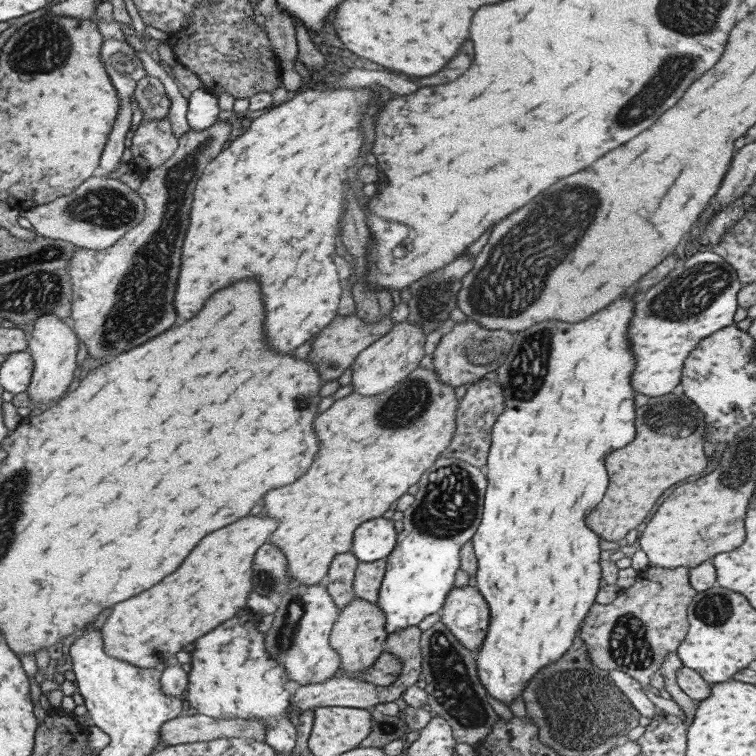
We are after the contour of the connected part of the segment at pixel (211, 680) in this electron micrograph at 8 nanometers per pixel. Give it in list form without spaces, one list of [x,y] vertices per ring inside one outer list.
[[[250,611],[238,614],[193,643],[192,670],[188,672],[184,697],[187,707],[212,718],[261,720],[266,727],[265,744],[277,752],[292,752],[297,744],[297,730],[287,713],[293,685],[280,662],[269,657],[264,648],[264,634],[257,630],[261,617]]]

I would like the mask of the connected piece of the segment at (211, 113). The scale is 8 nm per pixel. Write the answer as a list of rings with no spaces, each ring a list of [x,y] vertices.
[[[198,88],[191,92],[187,102],[187,120],[190,128],[197,132],[204,131],[218,121],[221,110],[218,95],[205,88]]]

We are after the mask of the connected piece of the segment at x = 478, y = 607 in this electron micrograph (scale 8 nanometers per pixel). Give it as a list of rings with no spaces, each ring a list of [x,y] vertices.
[[[467,585],[453,588],[446,597],[441,622],[468,650],[476,653],[488,633],[490,616],[485,598],[478,589]]]

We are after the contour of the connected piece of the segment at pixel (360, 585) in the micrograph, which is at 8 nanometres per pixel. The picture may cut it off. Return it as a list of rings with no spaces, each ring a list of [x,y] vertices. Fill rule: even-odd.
[[[385,559],[369,563],[360,562],[355,570],[355,581],[353,584],[355,596],[363,598],[367,602],[376,603],[381,582],[385,575],[385,568]]]

